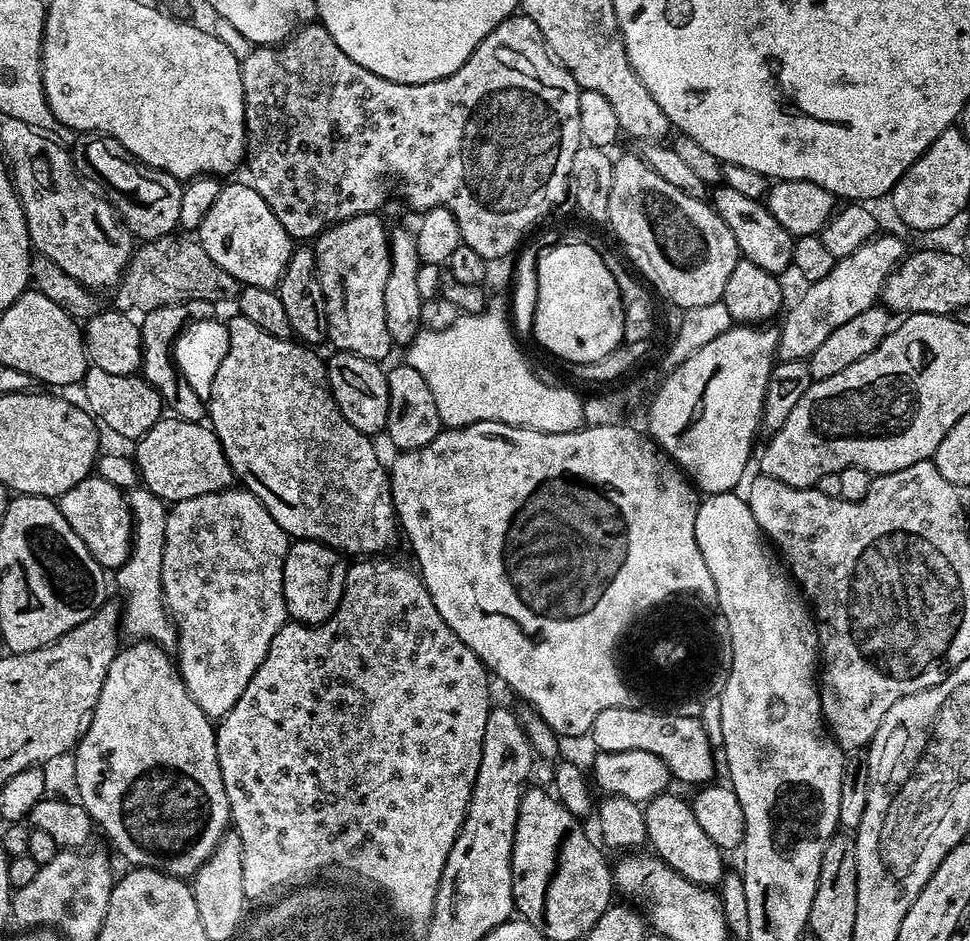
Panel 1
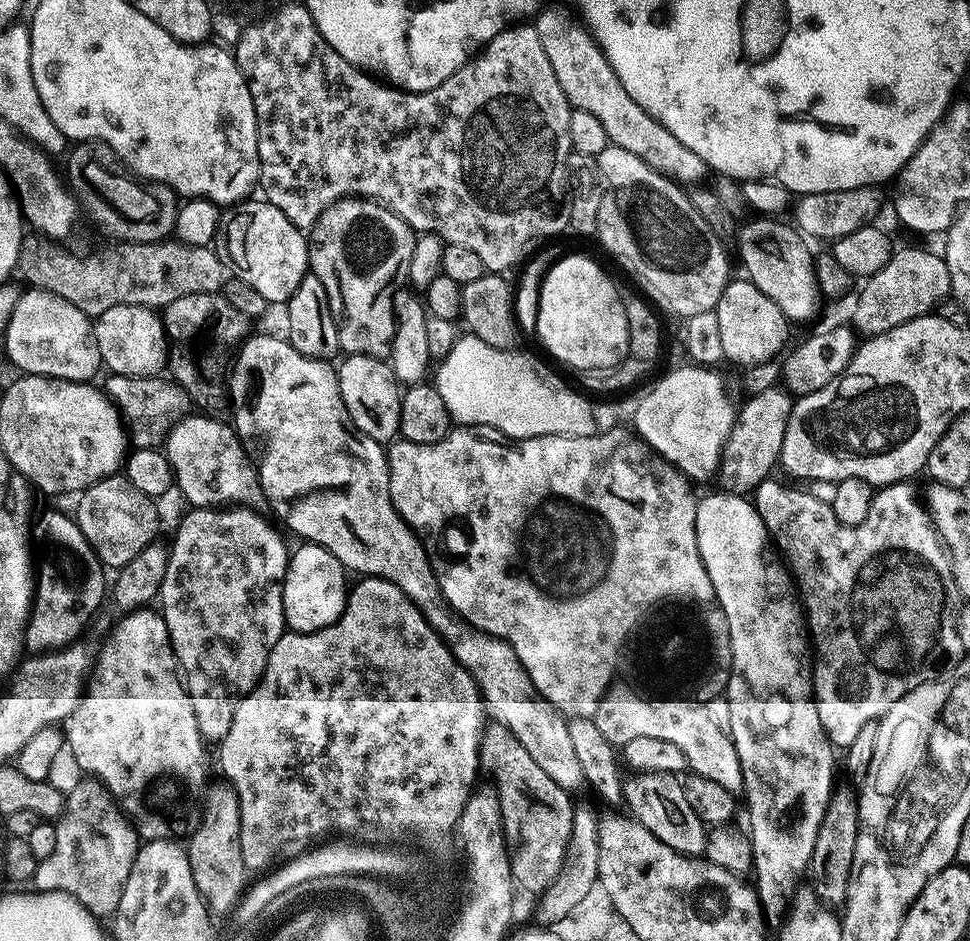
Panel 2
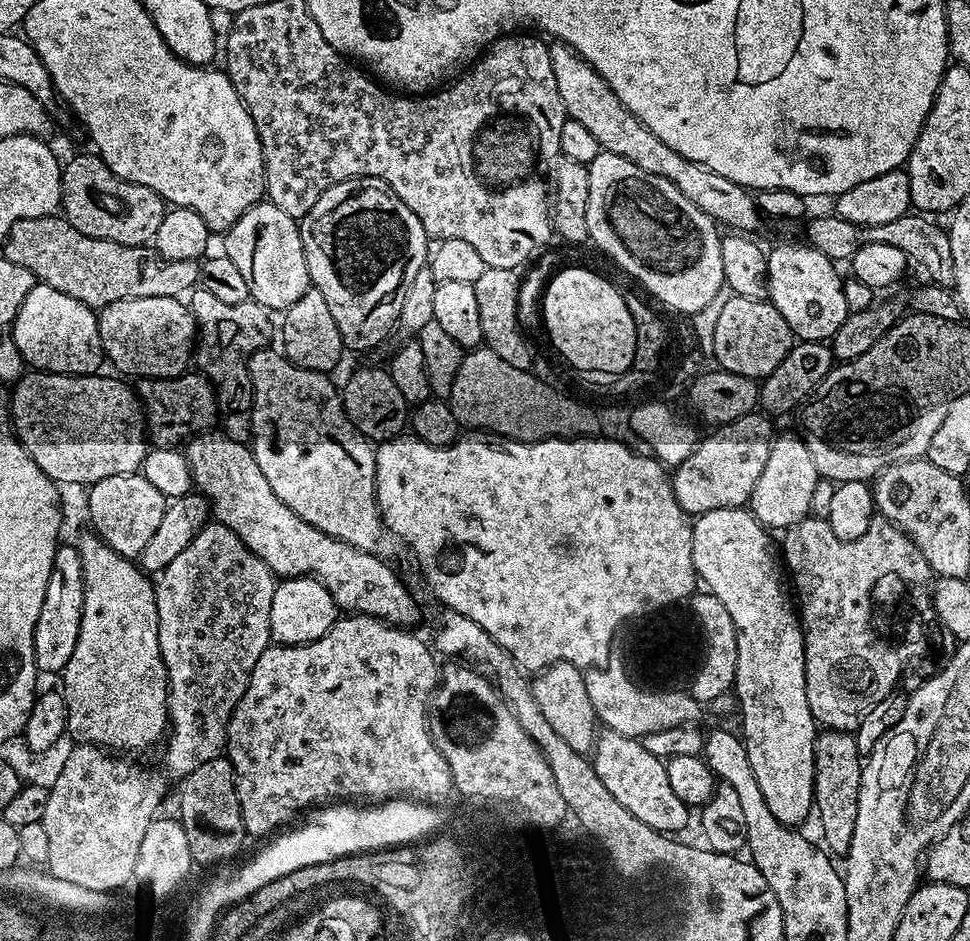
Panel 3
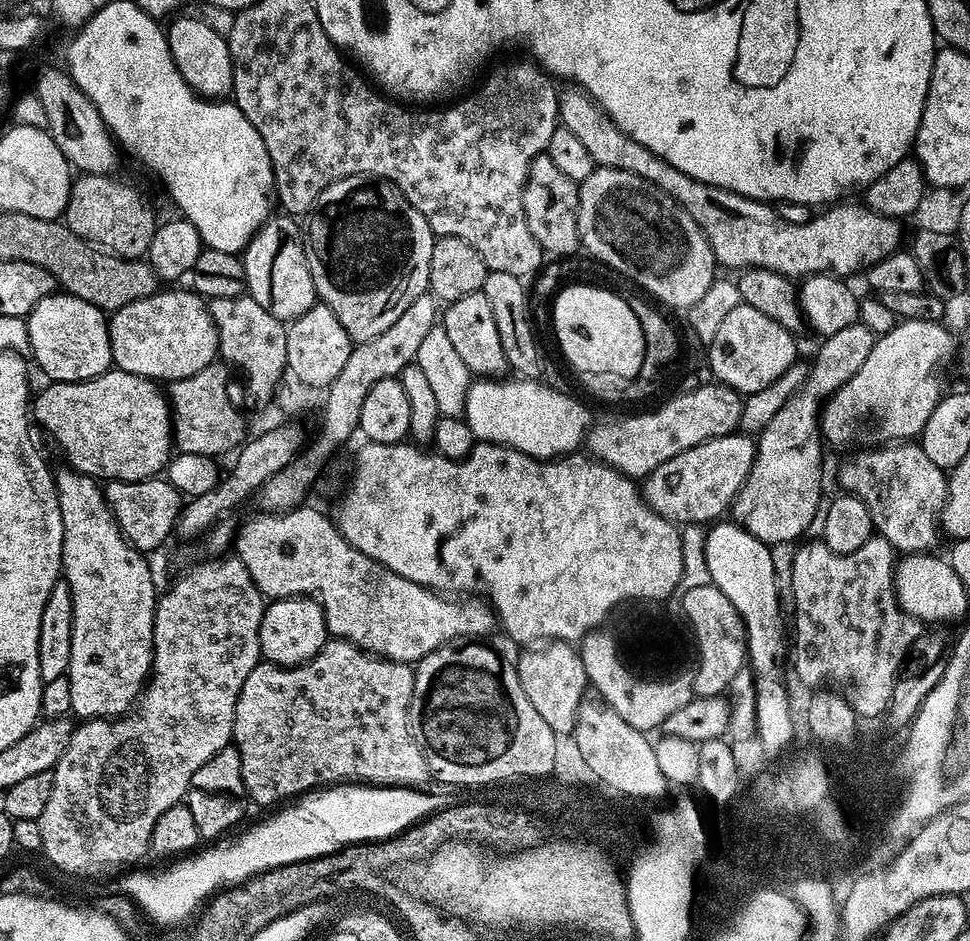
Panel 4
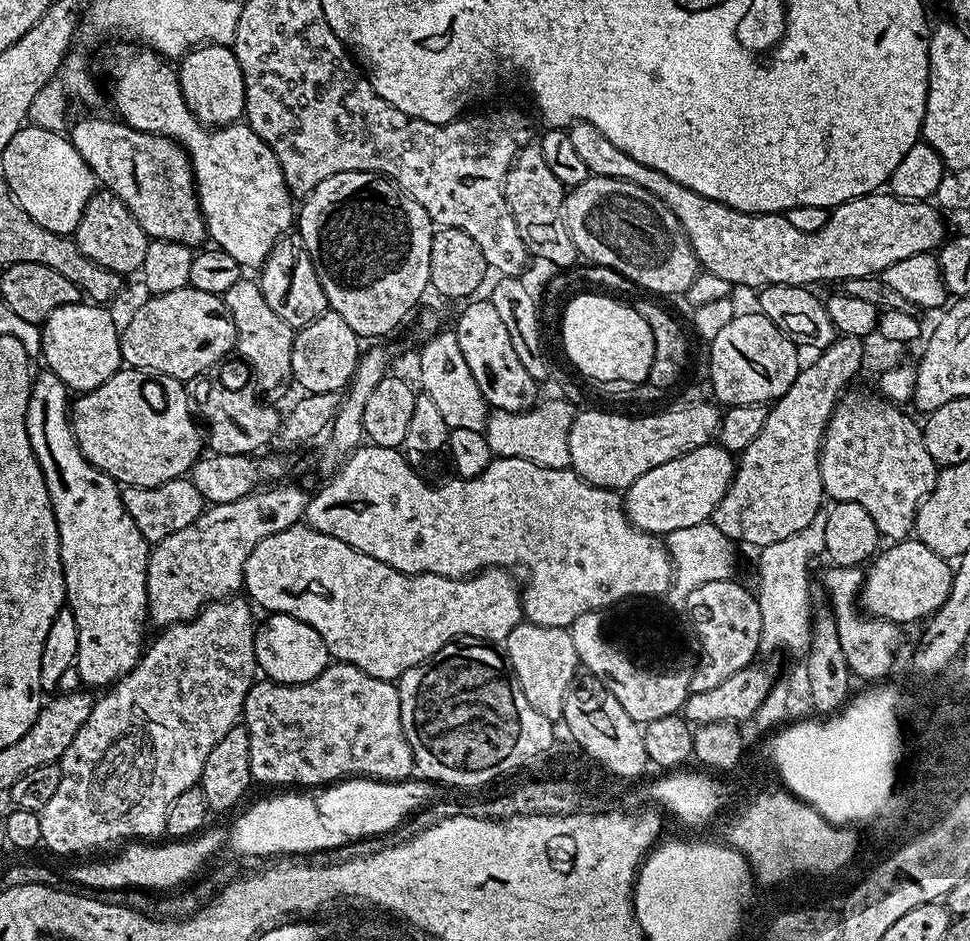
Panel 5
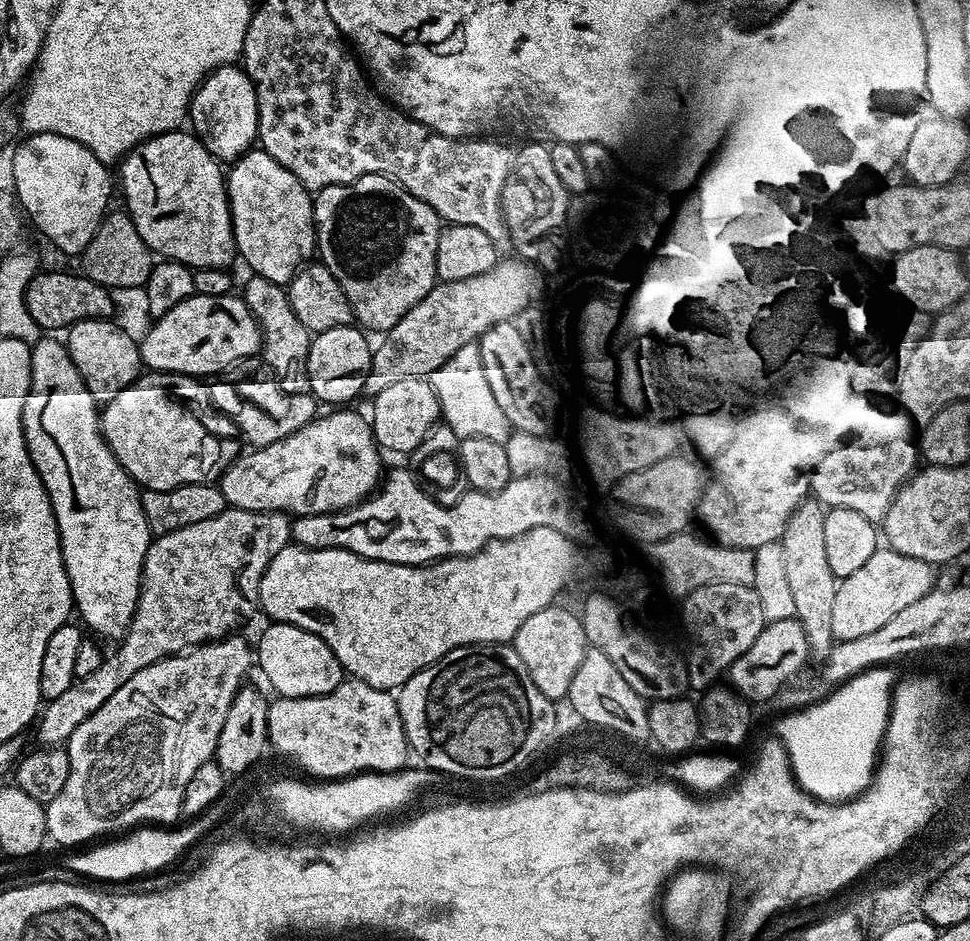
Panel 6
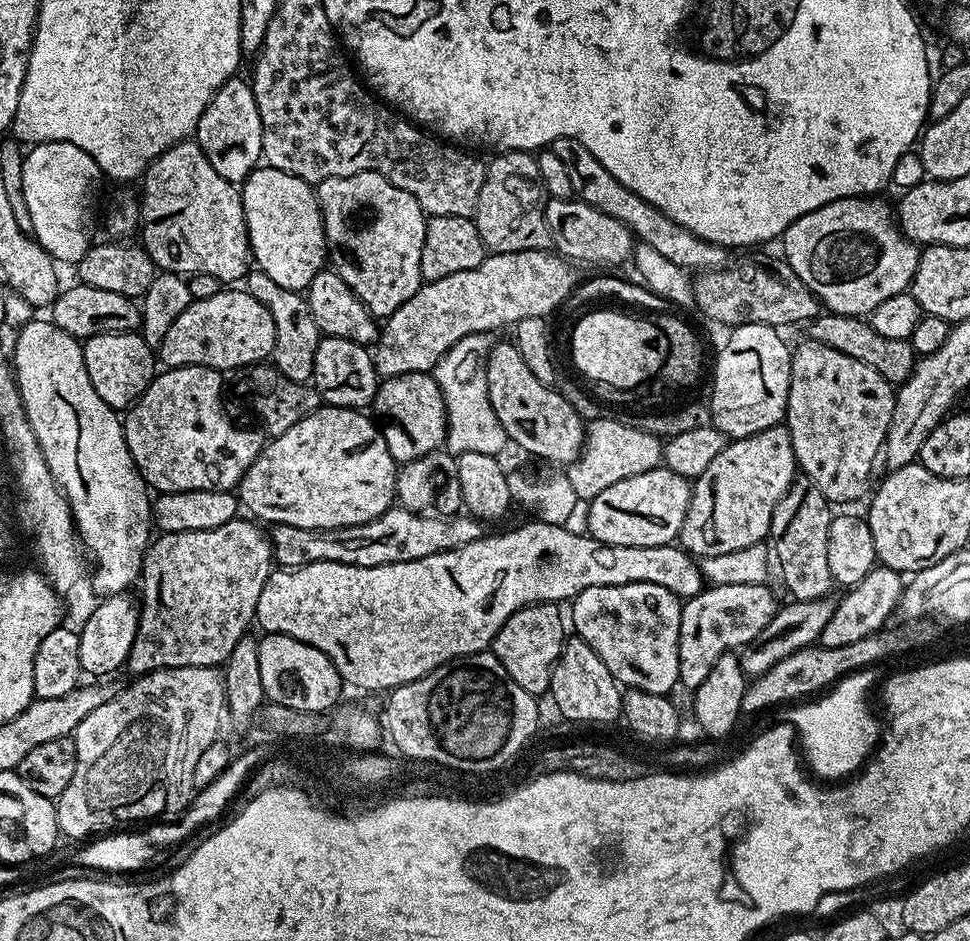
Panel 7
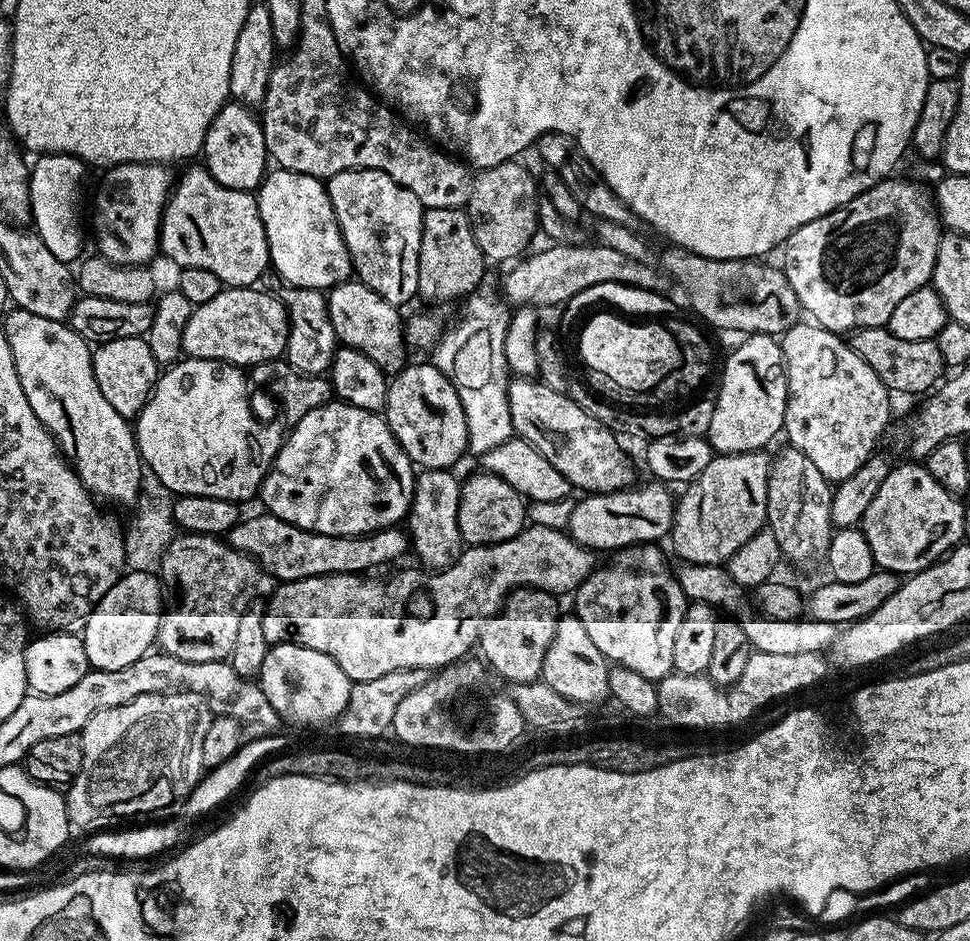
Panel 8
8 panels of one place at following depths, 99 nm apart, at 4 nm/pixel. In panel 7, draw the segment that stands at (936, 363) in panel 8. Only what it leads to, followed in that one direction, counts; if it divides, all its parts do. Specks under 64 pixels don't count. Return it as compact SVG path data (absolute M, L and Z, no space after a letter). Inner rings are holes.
M828 312L817 316L807 328L808 340L830 346L850 358L858 358L858 362L866 362L866 366L878 370L878 374L882 374L882 378L886 378L893 386L899 386L908 380L918 361L917 354L908 340L884 338L872 329L867 319L859 316L843 316L837 312Z

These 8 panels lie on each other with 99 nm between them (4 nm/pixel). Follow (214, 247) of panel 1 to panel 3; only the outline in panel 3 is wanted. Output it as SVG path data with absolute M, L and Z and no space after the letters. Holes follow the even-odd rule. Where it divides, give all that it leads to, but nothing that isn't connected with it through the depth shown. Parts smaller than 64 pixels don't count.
M270 202L255 204L234 226L223 233L223 255L238 266L246 281L248 294L263 308L287 310L306 294L310 287L306 254L300 237L300 225L290 214L282 214L278 206Z

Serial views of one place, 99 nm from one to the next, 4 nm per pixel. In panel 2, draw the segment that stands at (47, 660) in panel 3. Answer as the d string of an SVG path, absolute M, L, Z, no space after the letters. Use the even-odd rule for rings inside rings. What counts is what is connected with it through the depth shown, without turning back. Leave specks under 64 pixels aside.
M44 512L36 520L36 525L31 525L30 536L34 541L34 552L38 557L38 567L34 572L34 595L32 597L32 607L28 614L28 622L24 625L24 642L23 647L27 649L29 653L39 654L41 652L51 652L53 650L59 650L61 648L67 648L69 644L73 643L77 639L76 636L84 628L84 623L95 614L100 608L100 603L105 603L106 600L106 580L104 584L104 575L106 575L106 569L101 564L96 552L90 546L90 542L86 542L86 538L82 534L82 530L77 526L75 519L71 515L68 516L64 512Z

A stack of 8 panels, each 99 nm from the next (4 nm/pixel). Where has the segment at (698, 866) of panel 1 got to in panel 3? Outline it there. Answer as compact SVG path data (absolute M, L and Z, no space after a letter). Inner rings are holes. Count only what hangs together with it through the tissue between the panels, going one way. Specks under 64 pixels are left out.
M604 730L596 737L596 746L591 753L592 769L598 774L602 786L634 814L646 826L665 834L680 834L688 824L689 805L683 804L670 786L665 761L650 754L639 739Z

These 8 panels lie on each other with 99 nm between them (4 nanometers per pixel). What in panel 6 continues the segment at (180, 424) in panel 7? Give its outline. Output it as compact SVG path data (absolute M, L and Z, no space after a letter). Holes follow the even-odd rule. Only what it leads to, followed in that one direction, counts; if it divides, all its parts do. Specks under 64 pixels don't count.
M145 371L136 377L133 384L127 384L114 398L103 405L100 414L100 433L108 444L114 458L130 474L137 485L144 490L174 490L187 484L207 484L219 481L228 465L236 459L238 449L232 440L220 441L211 436L208 428L184 405L196 392L197 381L177 372Z

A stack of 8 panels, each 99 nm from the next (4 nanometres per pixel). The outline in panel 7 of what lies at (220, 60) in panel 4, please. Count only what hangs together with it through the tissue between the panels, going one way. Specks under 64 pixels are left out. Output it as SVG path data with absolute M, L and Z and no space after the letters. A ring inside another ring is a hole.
M247 79L228 80L210 98L202 118L194 133L196 145L206 154L210 166L222 174L234 185L243 185L248 175L261 163L260 155L266 152L264 147L264 127L258 114L258 102L252 93L252 85Z

